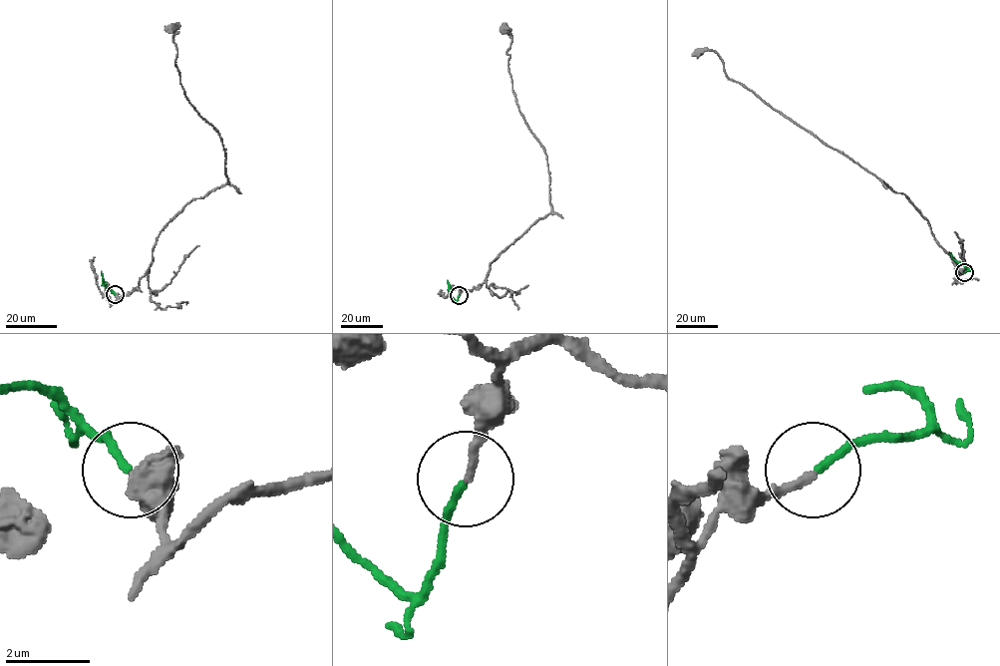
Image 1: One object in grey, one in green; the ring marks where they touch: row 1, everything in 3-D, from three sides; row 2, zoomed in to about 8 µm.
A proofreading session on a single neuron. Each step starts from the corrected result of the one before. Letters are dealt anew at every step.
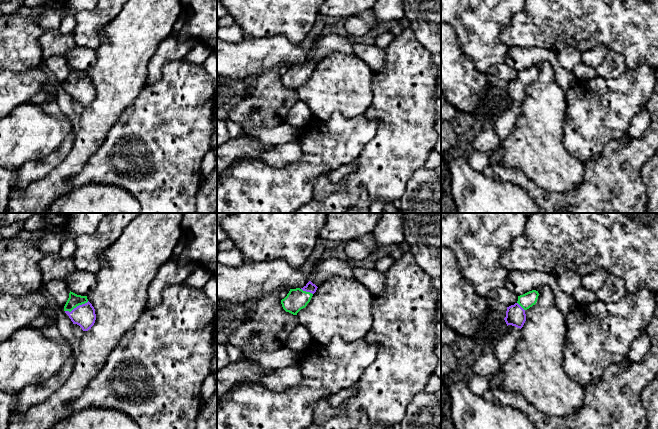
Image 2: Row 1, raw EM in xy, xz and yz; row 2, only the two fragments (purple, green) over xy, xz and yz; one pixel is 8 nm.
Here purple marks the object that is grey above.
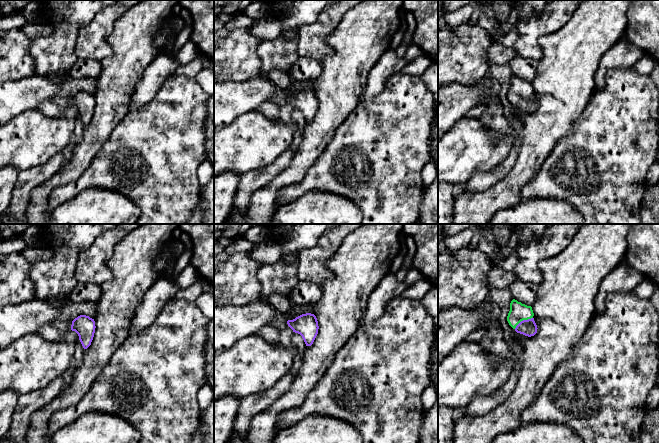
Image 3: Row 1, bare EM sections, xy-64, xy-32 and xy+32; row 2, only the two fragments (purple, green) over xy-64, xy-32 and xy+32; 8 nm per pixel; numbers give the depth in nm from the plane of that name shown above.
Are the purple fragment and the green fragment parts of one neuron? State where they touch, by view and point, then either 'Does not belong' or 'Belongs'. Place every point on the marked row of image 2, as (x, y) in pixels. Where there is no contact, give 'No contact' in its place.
Touches purple at xy (77, 306). Belongs

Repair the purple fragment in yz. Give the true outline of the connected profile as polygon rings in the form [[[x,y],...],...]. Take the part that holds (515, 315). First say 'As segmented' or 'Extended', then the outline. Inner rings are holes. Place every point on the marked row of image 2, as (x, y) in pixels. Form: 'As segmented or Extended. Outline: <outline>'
Extended. Outline: [[[536,290],[518,296],[518,301],[507,307],[506,317],[504,318],[507,326],[512,325],[521,329],[526,321],[525,311],[536,304],[538,296],[539,293]]]

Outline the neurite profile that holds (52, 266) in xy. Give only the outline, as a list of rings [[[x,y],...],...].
[[[58,253],[45,254],[39,261],[43,285],[52,280],[66,281],[67,277],[77,269],[72,256],[63,258]]]

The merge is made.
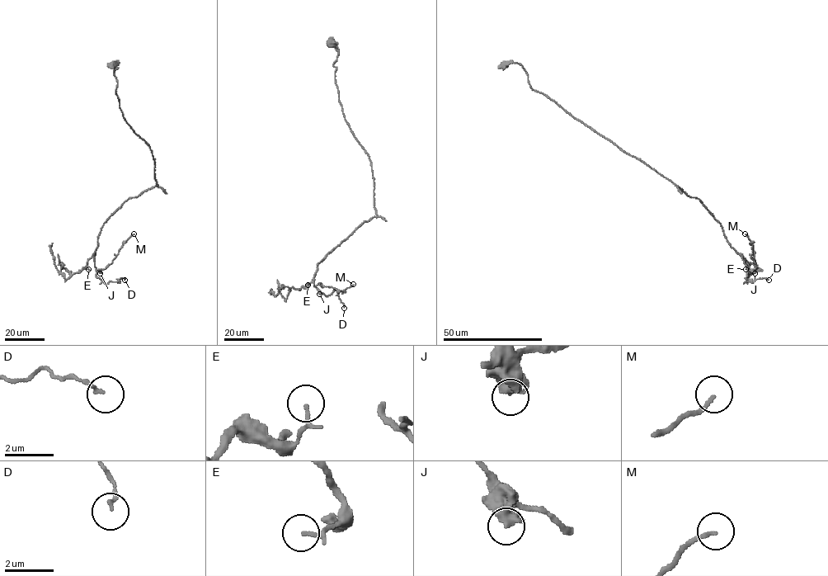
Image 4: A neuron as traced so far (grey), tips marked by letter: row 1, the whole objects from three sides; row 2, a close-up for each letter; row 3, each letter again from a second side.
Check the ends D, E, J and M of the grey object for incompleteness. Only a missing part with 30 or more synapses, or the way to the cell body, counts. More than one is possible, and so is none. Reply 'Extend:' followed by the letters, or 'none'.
Extend: none

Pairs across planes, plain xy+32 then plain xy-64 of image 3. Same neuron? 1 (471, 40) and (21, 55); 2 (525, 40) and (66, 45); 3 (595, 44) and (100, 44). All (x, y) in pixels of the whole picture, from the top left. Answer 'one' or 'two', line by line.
1: one
2: two
3: two

